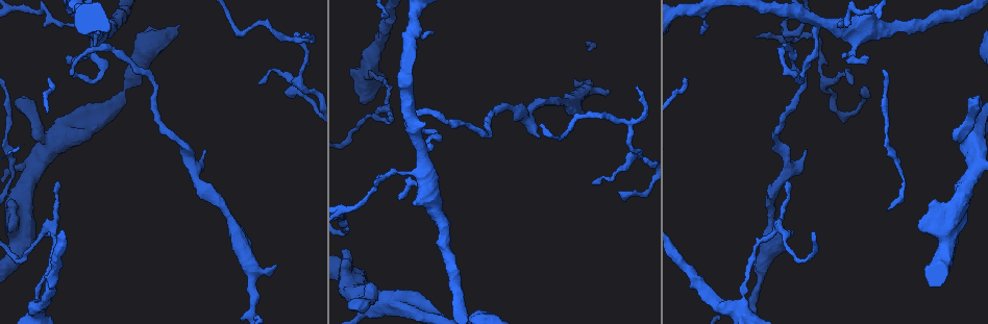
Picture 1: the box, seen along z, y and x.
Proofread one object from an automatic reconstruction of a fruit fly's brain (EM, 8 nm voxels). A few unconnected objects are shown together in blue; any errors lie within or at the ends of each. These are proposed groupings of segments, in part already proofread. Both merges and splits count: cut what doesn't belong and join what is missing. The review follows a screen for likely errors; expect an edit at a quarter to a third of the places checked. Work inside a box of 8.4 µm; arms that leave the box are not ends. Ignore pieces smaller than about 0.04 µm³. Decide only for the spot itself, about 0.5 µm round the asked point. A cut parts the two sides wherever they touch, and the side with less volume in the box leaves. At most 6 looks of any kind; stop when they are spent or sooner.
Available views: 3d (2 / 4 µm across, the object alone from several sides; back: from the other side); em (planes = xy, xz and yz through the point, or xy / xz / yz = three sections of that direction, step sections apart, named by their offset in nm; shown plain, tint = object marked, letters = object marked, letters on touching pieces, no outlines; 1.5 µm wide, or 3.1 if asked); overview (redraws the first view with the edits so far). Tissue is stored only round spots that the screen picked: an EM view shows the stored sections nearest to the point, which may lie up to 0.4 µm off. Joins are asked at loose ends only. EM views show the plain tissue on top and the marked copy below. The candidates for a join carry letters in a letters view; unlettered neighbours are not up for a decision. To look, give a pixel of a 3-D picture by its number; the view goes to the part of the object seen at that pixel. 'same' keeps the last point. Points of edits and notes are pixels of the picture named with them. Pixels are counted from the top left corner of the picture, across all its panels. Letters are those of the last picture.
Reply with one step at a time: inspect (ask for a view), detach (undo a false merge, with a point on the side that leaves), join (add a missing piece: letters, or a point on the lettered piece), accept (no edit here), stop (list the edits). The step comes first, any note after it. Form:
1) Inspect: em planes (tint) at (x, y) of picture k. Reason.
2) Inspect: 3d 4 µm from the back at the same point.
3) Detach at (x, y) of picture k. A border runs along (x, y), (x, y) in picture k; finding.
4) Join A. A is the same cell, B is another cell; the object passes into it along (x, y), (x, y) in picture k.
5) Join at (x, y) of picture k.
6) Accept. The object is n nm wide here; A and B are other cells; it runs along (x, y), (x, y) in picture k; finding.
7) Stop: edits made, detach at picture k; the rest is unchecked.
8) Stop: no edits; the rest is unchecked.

Inspect: 3d 2 µm at (382, 110) of picture 1. Sharp bend.

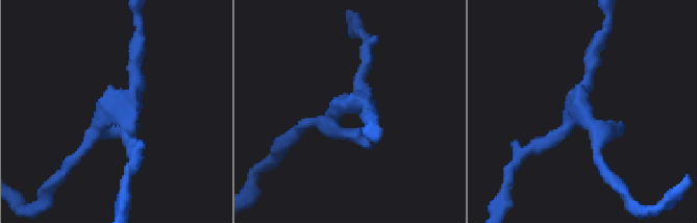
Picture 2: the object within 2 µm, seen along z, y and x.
Inspect: em planes (tint) at (581, 111) of picture 2.

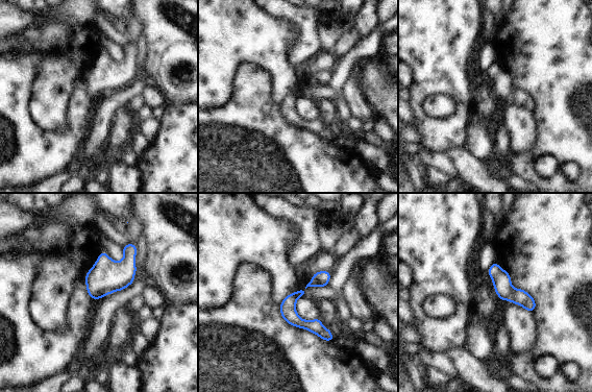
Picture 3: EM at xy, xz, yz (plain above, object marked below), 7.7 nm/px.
Inspect: em planes (letters) at the same point.

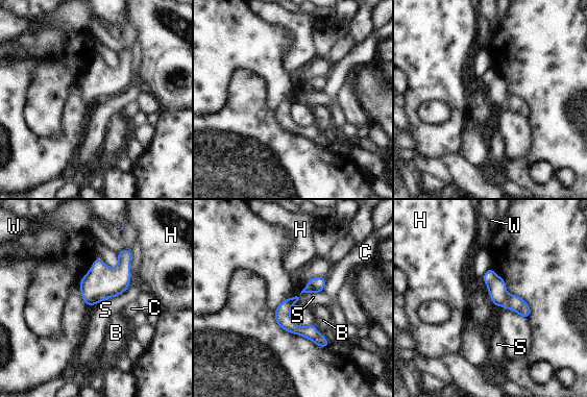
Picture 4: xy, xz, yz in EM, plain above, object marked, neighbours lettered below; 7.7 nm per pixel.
Accept. The longest contact is with S, 320 nm; B, C, H, S and W are other cells; continuous, no second cell.

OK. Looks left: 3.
Inspect: em yz step 4 (letters) at (434, 133) of picture 1. Sharp bend.

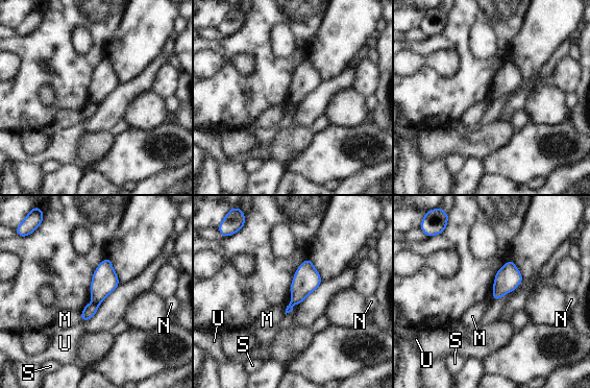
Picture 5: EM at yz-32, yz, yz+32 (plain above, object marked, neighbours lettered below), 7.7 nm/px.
Detach at (90, 310) of picture 5. M, N, S and U are other cells; a border runs along (92, 302), (97, 306) in picture 5; two cells meet here.

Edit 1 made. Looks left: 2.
Inspect: 3d 4 µm at (348, 308) of picture 1. Branch stops here.

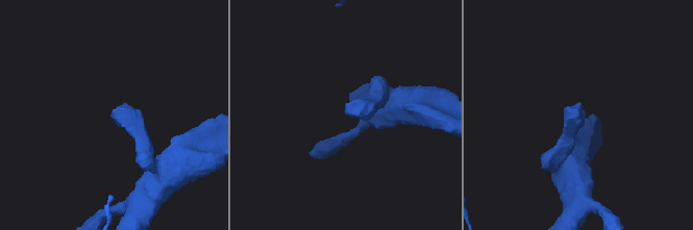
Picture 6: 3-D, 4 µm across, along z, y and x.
Inspect: em planes (letters) at (576, 110) of picture 6.

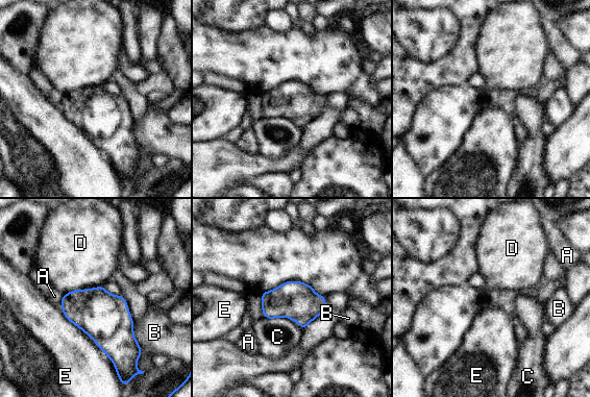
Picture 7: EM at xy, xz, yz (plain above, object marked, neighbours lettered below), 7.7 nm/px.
Accept. The object is 300 nm wide here; A, B, C, D and E are other cells; a border runs along (264, 316), (288, 317), (303, 329) in picture 7; no lettered piece goes on from it.

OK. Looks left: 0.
Stop: edits made, detach at picture 5; the rest is unchecked.

